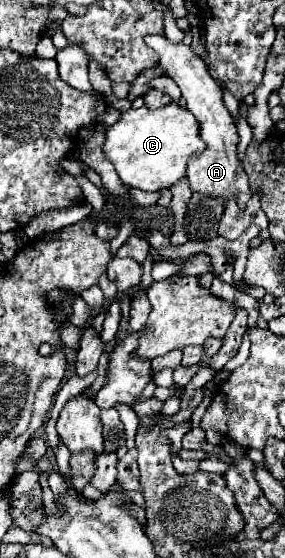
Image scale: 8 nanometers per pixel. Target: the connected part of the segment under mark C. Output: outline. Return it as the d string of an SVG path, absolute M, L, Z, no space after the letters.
M176 102L158 110L148 110L142 106L138 110L130 108L122 112L120 120L106 128L102 144L104 158L114 164L120 180L128 188L138 188L144 192L170 188L186 174L188 158L204 148L206 144L198 134L198 122L194 122L194 116Z

